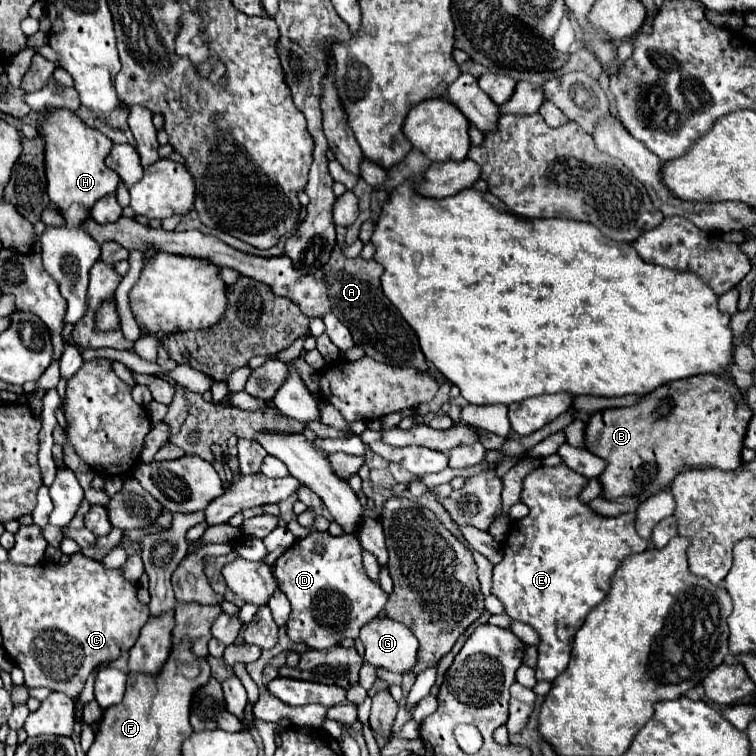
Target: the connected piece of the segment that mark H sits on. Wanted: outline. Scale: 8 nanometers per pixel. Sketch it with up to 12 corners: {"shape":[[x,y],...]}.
{"shape":[[52,110],[46,190],[60,210],[116,192],[112,142],[74,112]]}

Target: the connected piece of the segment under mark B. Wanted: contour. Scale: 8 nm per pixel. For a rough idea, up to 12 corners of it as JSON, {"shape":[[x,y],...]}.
{"shape":[[726,376],[592,414],[602,498],[736,470],[752,418]]}

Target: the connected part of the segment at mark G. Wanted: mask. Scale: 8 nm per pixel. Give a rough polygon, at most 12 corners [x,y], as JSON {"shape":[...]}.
{"shape":[[376,616],[360,630],[364,658],[398,674],[412,670],[418,640]]}

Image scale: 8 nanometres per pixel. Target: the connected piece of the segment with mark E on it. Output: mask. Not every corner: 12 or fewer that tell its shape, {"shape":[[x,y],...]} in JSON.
{"shape":[[568,466],[524,478],[492,594],[538,630],[536,678],[648,540],[578,500]]}

